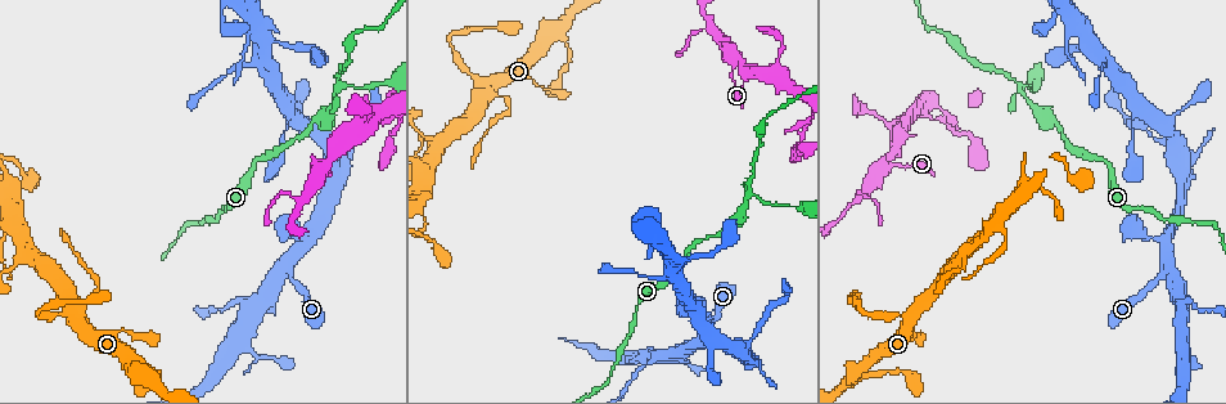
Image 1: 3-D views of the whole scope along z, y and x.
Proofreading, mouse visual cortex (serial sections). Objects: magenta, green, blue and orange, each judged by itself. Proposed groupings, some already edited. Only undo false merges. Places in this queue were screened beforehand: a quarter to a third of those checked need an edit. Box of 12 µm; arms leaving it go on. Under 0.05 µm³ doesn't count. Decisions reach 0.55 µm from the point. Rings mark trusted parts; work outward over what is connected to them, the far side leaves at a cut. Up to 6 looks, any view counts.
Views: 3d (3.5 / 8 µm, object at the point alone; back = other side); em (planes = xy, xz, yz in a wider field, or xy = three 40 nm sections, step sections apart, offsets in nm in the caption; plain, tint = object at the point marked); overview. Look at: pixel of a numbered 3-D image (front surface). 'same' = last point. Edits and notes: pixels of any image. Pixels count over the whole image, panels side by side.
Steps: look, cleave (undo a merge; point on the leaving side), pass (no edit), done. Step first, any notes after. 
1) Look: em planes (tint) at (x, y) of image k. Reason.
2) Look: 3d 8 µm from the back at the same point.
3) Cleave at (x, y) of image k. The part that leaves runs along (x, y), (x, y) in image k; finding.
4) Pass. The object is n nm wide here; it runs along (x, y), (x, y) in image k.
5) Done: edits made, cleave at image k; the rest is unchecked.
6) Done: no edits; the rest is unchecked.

Look: 3d 3.5 µm at (506, 99) of image 1. Thick turns thin.

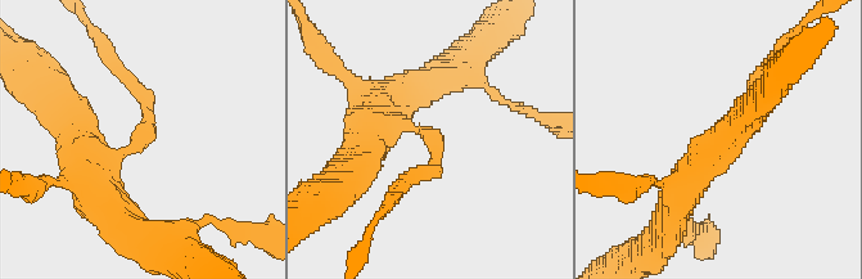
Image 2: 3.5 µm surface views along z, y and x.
Look: em xy step 1 (tint) at (428, 138) of image 2. The arms are 150, 450 nm wide.

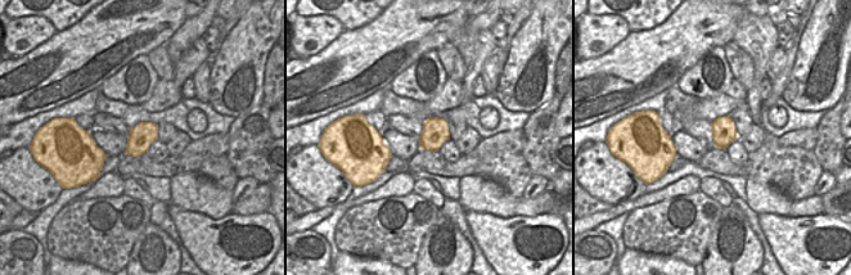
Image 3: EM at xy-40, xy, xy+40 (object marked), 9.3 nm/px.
Cleave at (437, 151) of image 2. The object is 240 nm wide here; the part that leaves runs along (418, 130), (433, 140), (433, 170), (398, 193) in image 2; two cells meet here.

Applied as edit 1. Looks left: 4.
Look: overview. Redraw.

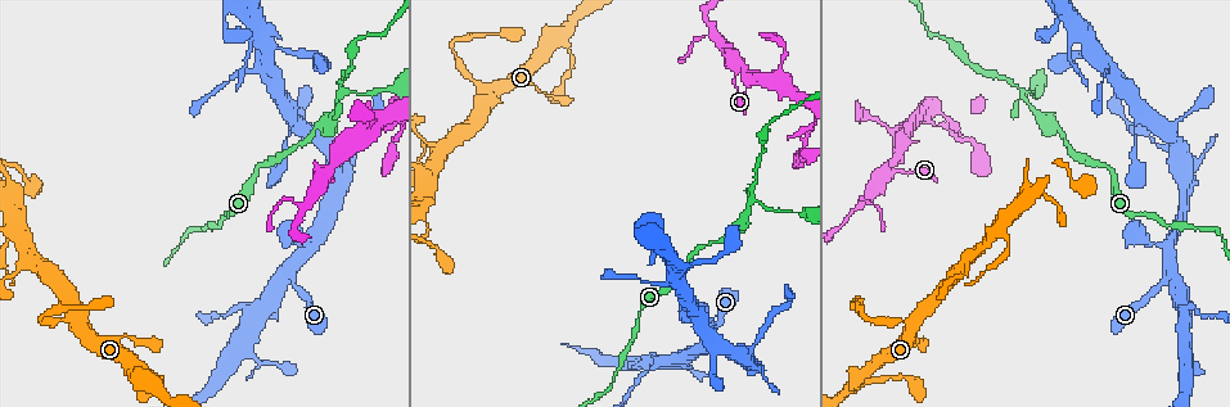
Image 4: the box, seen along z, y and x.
Look: 3d 3.5 µm at (40, 319) of image 4. Sharp bend.

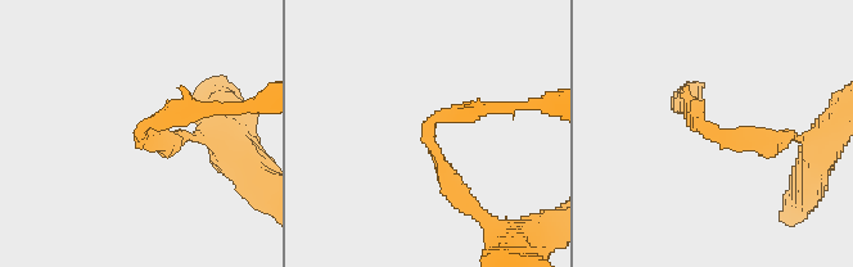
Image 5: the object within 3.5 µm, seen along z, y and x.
Look: em xy step 1 (tint) at (713, 135) of image 5. Need the tissue.

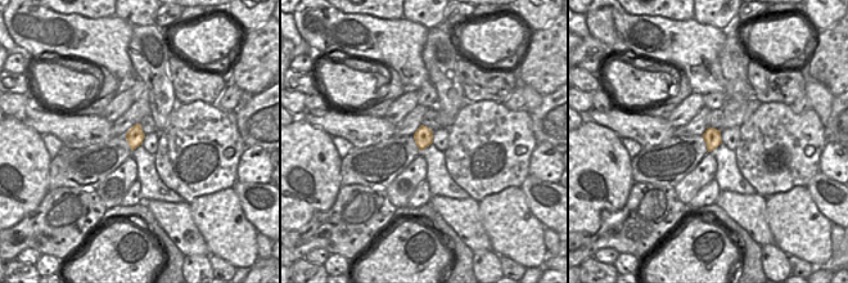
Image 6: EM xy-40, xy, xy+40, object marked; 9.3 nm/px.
Pass. The arms are 250, 250 nm wide; it runs along (468, 204), (428, 126), (495, 109) in image 5; all the same cell.

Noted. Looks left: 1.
Done: edits made, cleave at image 2; the rest is unchecked.

